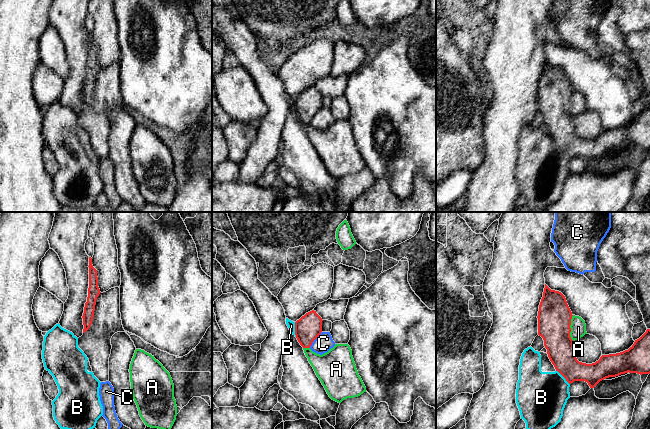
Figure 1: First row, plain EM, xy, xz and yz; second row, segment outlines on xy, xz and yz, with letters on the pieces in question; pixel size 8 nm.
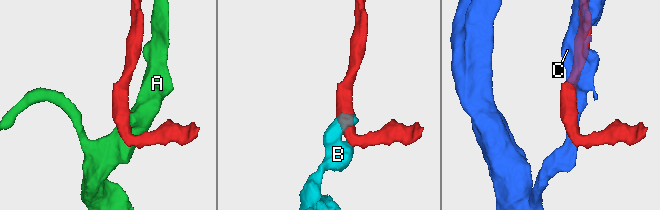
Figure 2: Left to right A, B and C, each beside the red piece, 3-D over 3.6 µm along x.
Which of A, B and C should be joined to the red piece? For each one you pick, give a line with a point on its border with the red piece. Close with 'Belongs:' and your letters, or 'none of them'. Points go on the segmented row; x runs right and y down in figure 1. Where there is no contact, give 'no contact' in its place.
Belongs: none of them

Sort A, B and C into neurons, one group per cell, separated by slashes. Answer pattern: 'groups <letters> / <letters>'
groups A B / C

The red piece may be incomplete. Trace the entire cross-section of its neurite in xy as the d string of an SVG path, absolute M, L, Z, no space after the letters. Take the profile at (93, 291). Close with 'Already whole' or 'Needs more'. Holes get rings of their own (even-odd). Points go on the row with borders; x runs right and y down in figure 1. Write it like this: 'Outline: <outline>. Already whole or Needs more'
Outline: M89 257L89 288L88 288L88 297L87 302L85 303L84 313L83 313L83 333L85 333L91 326L95 305L97 297L99 296L100 289L98 287L98 277L97 277L97 270L92 265L92 258Z. Already whole

